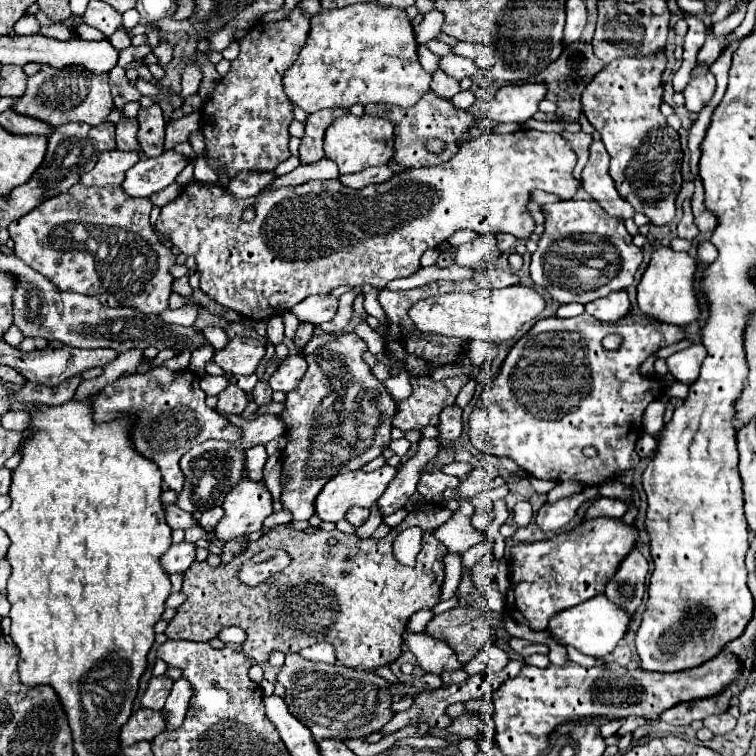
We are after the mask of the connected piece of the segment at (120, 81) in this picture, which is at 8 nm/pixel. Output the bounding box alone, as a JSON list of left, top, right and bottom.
[109,66,141,108]

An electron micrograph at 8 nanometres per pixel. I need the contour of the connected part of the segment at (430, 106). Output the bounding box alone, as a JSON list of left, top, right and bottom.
[365,90,475,168]

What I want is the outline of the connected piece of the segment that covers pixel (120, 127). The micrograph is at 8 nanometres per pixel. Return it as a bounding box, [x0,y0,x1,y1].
[115,116,141,152]

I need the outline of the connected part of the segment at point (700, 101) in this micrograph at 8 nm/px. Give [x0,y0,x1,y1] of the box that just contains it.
[683,72,717,114]

